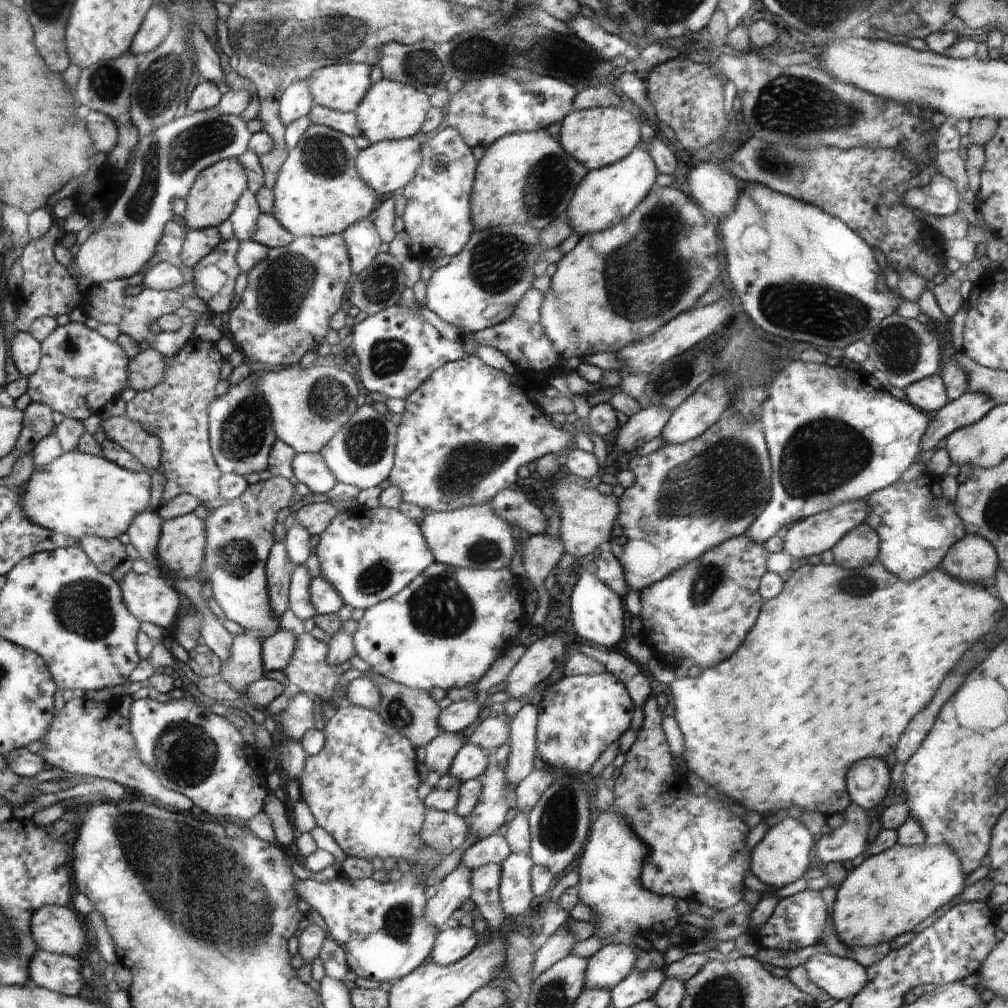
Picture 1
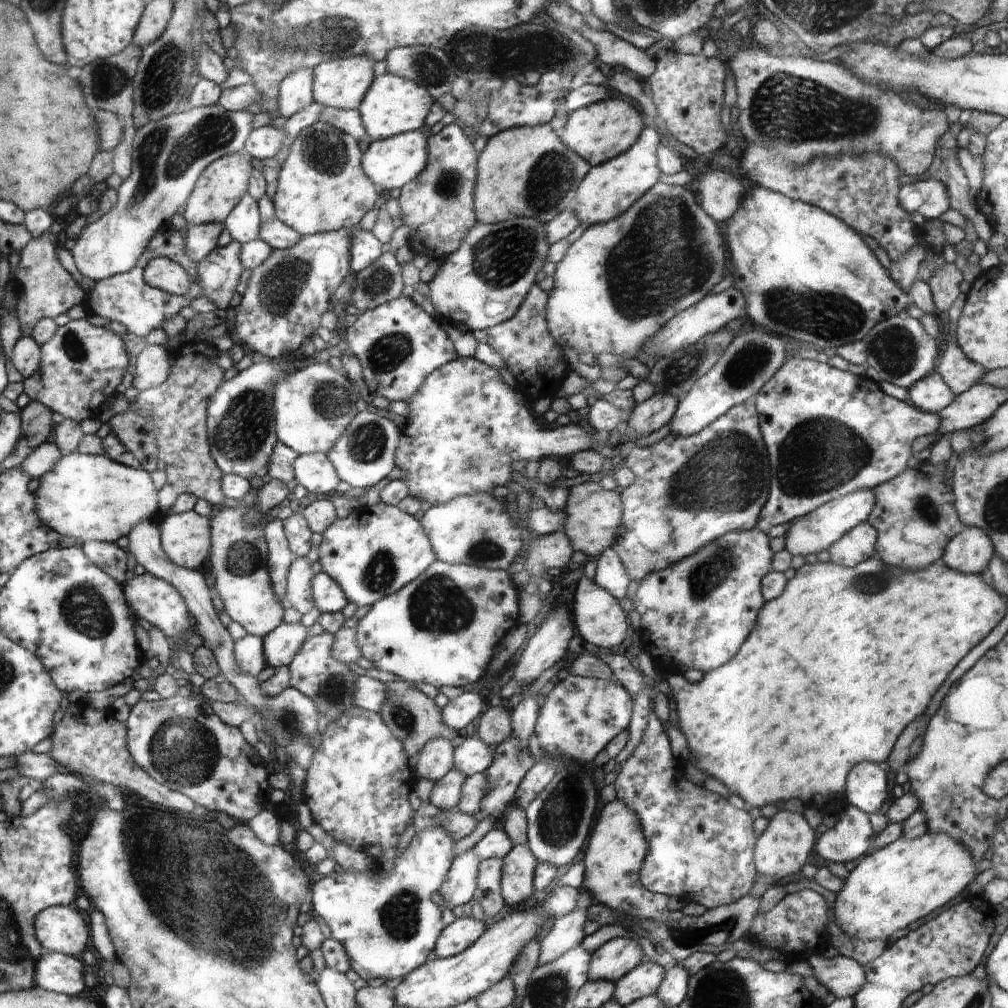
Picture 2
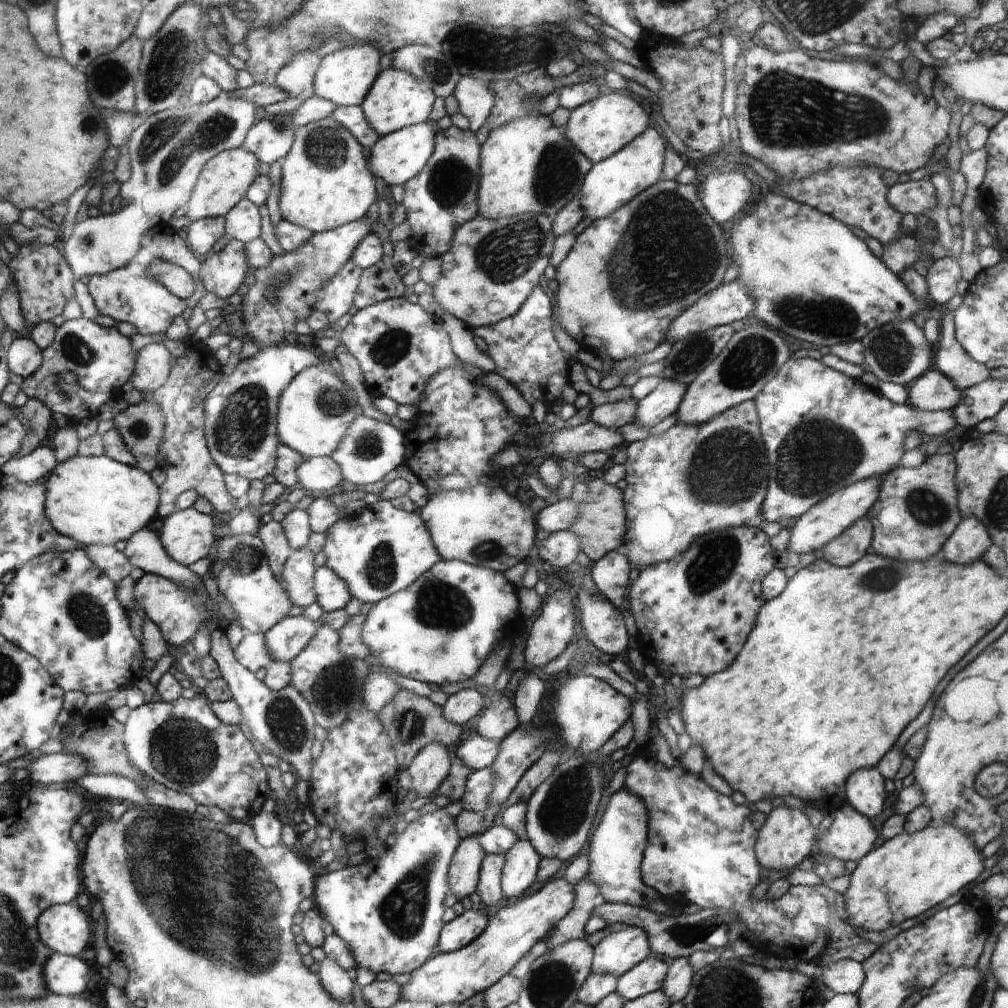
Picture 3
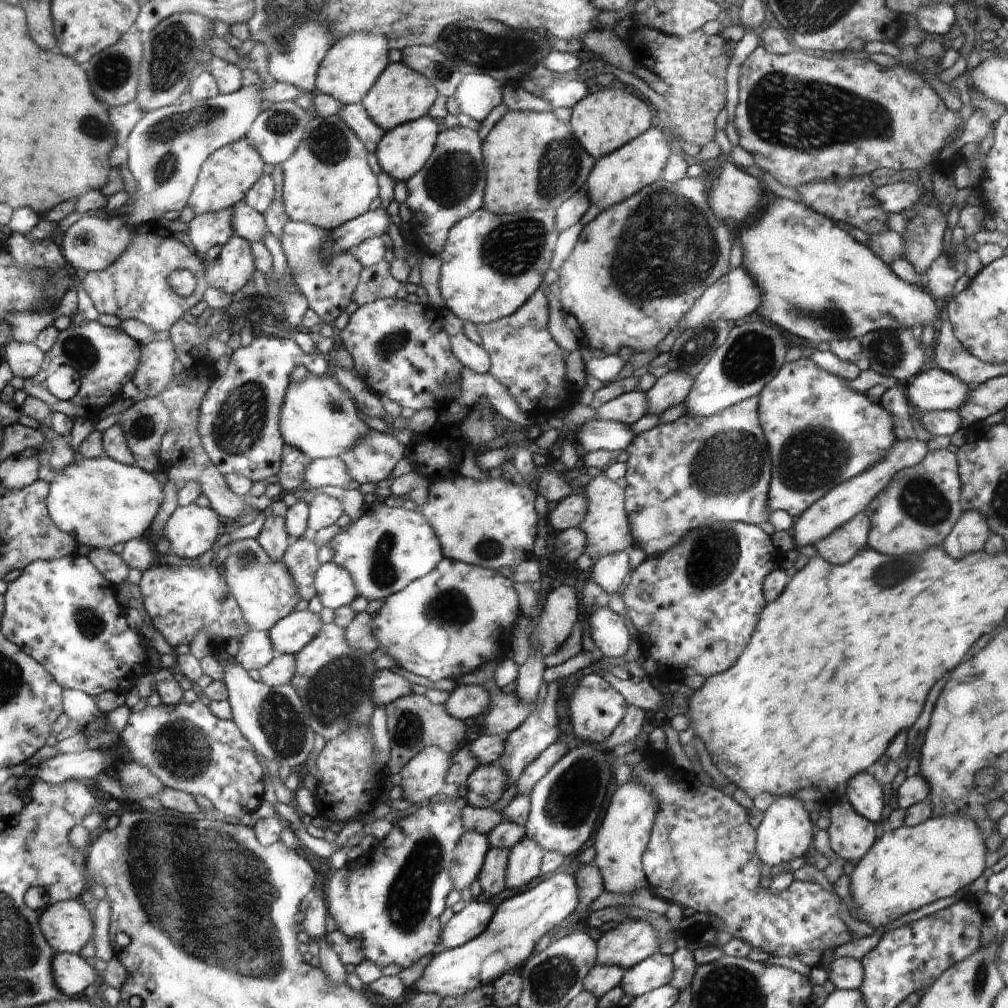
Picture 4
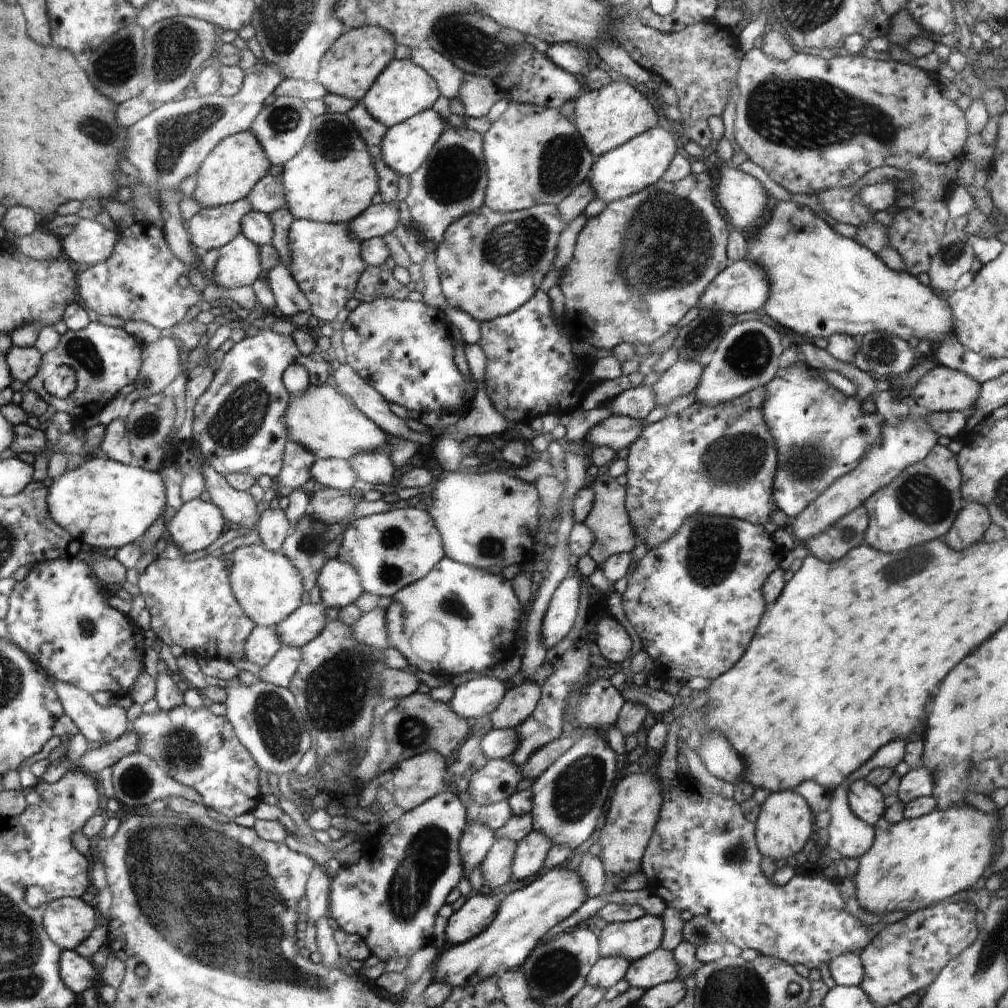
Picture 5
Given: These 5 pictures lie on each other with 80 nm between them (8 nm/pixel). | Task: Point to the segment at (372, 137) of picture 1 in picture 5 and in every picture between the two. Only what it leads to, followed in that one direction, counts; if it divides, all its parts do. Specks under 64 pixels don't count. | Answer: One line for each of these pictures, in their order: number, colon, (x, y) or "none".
2: (393, 105)
3: (397, 98)
4: (400, 95)
5: (402, 90)

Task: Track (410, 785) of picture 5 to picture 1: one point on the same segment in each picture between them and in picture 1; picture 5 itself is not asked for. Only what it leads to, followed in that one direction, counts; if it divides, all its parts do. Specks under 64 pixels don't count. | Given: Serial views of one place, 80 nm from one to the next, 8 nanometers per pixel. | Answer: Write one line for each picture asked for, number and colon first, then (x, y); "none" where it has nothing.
1: (440, 752)
2: (436, 758)
3: (430, 767)
4: (423, 778)

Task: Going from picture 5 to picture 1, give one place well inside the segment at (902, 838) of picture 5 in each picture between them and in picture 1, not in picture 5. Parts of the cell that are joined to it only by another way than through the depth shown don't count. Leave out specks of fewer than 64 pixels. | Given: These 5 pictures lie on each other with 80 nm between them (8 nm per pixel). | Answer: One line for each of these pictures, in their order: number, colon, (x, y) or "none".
1: (889, 893)
2: (892, 887)
3: (900, 878)
4: (904, 870)

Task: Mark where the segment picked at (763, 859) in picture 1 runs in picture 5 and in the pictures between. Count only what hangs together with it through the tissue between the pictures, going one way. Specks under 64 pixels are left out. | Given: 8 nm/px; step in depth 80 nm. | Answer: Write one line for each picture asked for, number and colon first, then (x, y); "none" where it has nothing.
2: (785, 845)
3: (787, 834)
4: (785, 833)
5: (784, 823)

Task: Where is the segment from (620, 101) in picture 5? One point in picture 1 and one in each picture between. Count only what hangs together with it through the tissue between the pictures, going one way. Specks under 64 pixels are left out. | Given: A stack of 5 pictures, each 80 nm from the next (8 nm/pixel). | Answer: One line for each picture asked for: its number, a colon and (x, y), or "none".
1: (597, 137)
2: (598, 133)
3: (602, 127)
4: (612, 117)

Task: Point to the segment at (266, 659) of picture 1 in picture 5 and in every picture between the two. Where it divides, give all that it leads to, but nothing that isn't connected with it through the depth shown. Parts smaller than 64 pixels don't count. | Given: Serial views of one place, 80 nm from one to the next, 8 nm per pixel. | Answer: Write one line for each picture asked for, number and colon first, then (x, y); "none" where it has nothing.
2: (280, 646)
3: (287, 638)
4: (290, 634)
5: (307, 622)

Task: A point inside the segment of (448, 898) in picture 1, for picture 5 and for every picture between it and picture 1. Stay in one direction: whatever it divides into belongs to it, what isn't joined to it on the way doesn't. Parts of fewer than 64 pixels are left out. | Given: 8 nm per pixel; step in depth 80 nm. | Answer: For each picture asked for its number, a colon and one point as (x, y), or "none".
2: (459, 886)
3: (464, 872)
4: (470, 853)
5: (478, 838)

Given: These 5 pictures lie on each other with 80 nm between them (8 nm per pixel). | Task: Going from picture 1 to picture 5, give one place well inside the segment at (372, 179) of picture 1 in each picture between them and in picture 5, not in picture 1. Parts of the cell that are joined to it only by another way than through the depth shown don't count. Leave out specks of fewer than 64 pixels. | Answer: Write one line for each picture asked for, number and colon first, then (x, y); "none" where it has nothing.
2: (390, 163)
3: (398, 157)
4: (402, 152)
5: (405, 147)

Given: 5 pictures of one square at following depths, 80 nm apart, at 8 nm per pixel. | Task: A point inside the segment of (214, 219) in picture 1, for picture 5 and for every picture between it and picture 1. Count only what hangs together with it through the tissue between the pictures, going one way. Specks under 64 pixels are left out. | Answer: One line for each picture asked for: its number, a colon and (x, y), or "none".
2: (219, 190)
3: (223, 184)
4: (227, 175)
5: (229, 173)

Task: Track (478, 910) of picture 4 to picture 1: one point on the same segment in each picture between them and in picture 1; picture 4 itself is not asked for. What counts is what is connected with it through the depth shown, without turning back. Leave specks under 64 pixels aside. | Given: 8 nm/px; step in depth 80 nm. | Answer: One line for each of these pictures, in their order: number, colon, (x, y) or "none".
1: (452, 944)
2: (457, 937)
3: (462, 930)

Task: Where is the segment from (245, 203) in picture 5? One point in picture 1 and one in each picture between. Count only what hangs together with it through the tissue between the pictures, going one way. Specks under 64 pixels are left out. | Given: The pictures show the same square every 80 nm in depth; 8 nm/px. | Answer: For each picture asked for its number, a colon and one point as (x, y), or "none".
1: (198, 243)
2: (200, 239)
3: (201, 234)
4: (207, 229)

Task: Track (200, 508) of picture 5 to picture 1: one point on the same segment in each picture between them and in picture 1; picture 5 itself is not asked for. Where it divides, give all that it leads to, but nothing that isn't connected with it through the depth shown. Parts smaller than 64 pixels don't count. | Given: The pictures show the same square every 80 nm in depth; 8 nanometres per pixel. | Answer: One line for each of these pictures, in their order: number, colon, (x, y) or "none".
1: (179, 553)
2: (185, 537)
3: (187, 535)
4: (191, 530)

